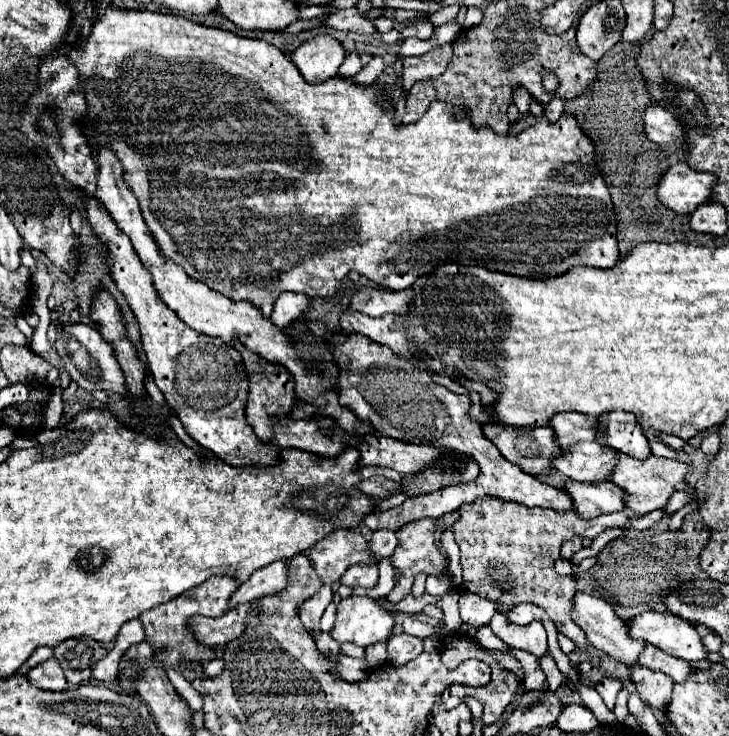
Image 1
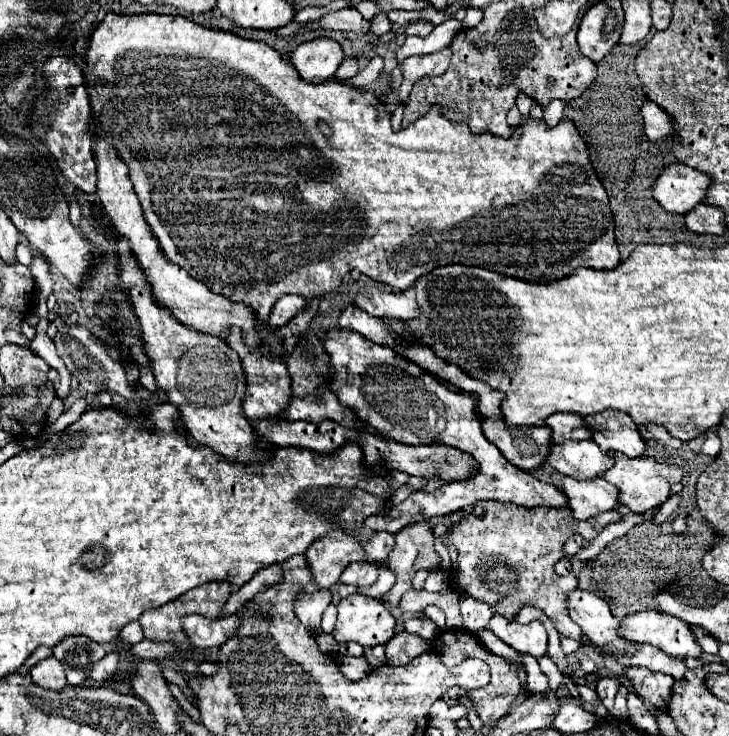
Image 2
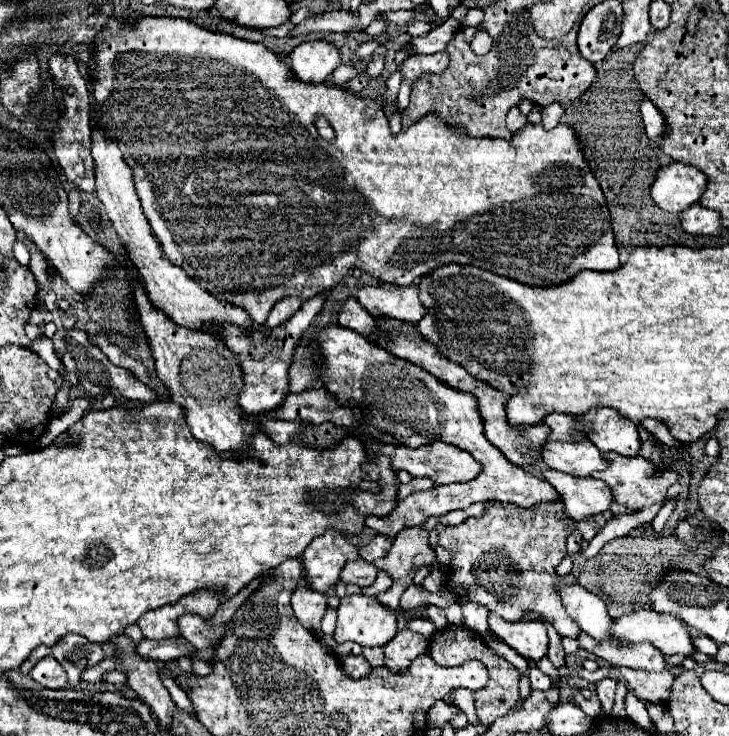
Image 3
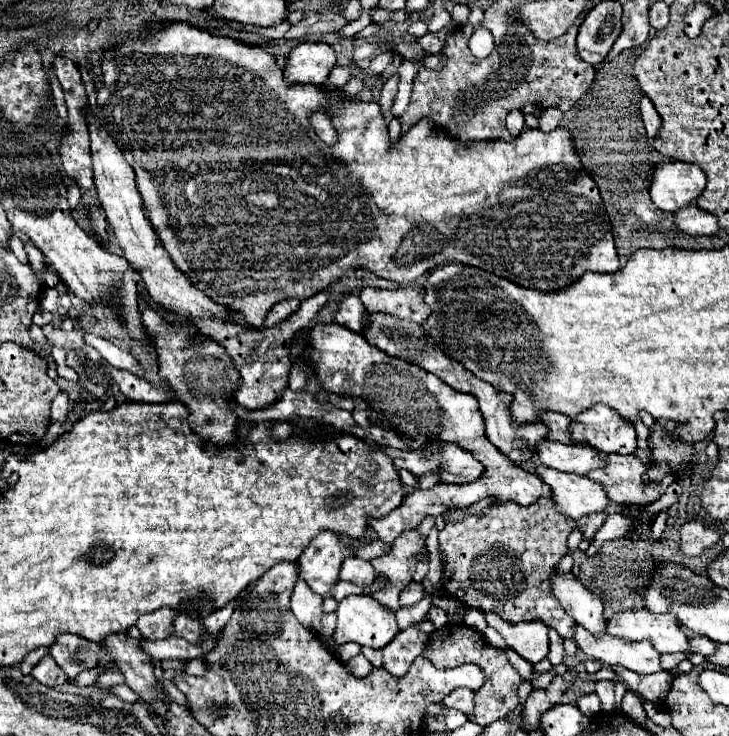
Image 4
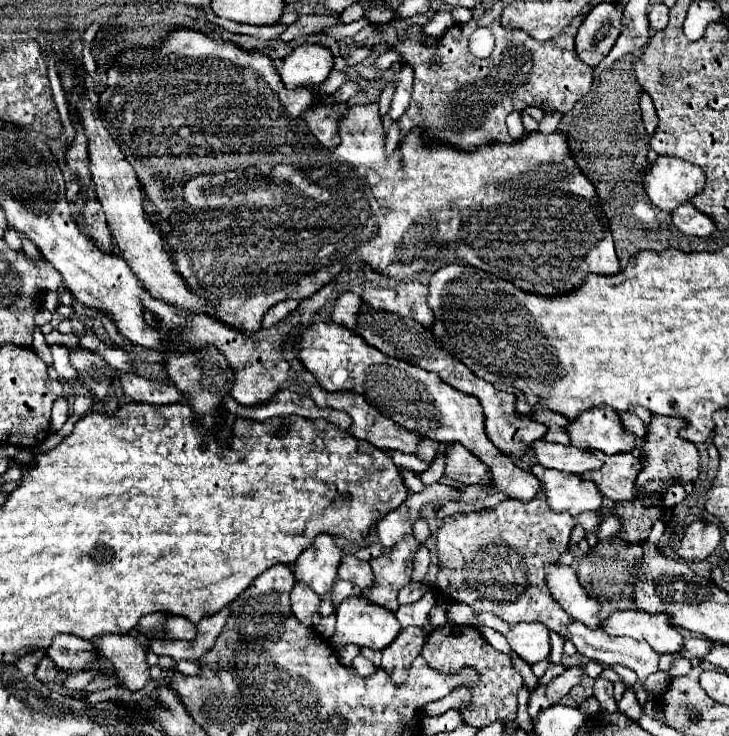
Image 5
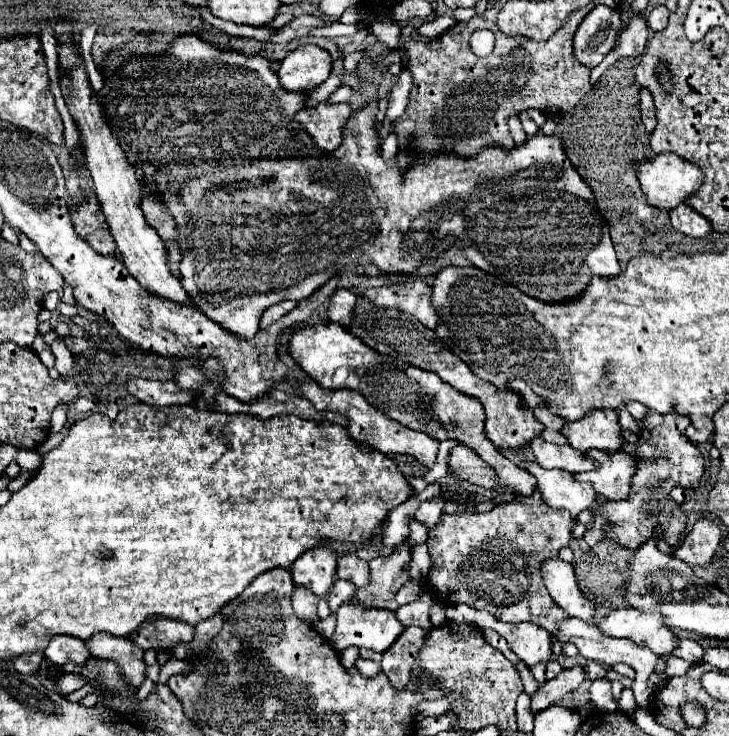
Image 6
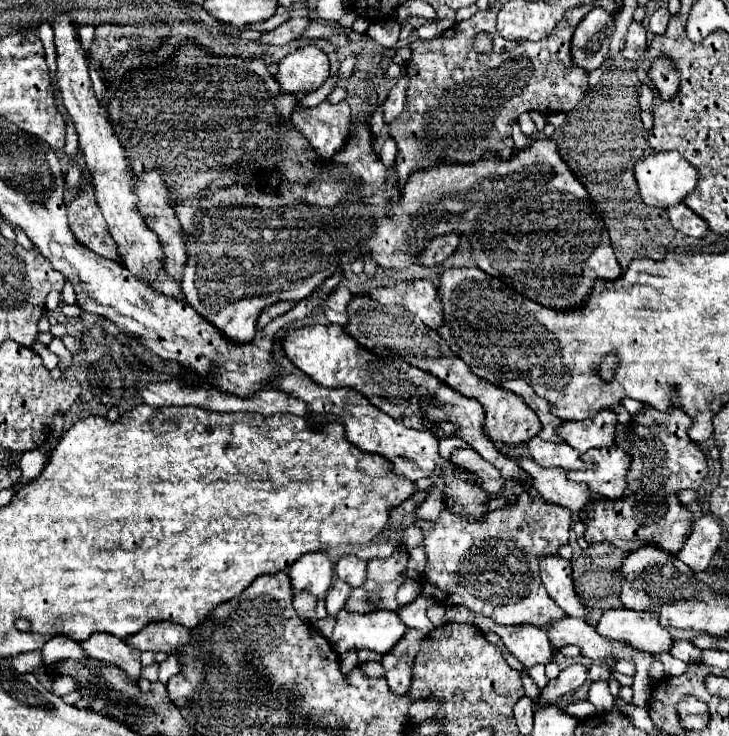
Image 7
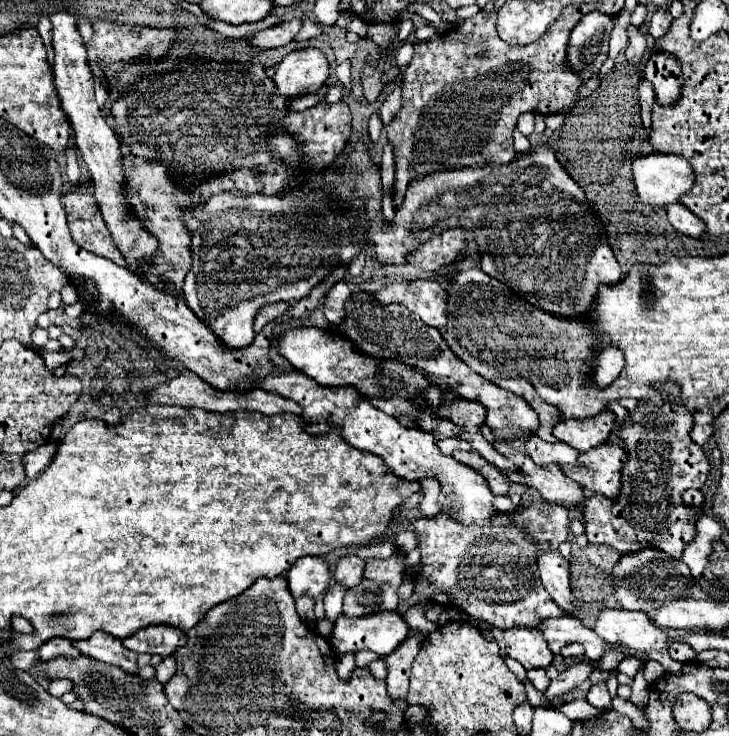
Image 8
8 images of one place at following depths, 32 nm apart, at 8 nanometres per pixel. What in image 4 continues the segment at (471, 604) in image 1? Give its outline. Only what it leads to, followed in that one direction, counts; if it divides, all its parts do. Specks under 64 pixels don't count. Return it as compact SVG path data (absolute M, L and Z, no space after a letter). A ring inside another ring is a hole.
M466 606L466 612L464 612L464 624L466 626L472 626L474 630L478 630L480 634L484 634L486 630L486 620L484 620L484 610L480 608L474 608L474 606Z

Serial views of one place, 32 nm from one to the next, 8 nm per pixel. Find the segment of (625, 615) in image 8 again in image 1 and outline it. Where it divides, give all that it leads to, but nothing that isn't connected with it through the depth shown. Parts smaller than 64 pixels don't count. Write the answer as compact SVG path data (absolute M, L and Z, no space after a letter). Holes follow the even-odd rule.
M644 612L630 620L632 636L638 640L646 640L654 644L662 652L682 658L682 660L704 660L708 650L704 648L702 636L696 626L688 620L682 620L674 614L660 614L660 612Z

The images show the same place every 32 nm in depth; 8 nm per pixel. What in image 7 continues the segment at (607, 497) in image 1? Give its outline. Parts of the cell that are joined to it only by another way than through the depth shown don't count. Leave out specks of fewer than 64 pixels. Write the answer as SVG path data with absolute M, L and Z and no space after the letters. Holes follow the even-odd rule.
M518 458L518 466L534 478L534 488L540 496L554 506L568 508L572 514L588 508L594 502L594 496L586 484L574 482L568 478L566 470L560 468L542 468L534 460Z

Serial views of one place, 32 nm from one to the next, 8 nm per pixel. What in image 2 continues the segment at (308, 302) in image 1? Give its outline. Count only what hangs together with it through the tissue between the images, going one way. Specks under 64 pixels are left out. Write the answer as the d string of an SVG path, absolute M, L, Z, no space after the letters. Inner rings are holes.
M284 294L278 298L278 302L272 308L272 314L268 318L268 324L272 324L274 328L282 328L284 324L288 324L298 312L302 312L306 308L306 300L304 296L298 294Z

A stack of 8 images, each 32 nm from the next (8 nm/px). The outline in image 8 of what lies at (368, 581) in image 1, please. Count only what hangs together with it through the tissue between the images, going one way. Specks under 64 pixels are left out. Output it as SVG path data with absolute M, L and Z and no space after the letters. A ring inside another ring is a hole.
M344 556L338 560L336 564L336 570L334 570L334 578L348 586L348 588L354 588L362 582L364 578L364 560L360 560L358 556Z

